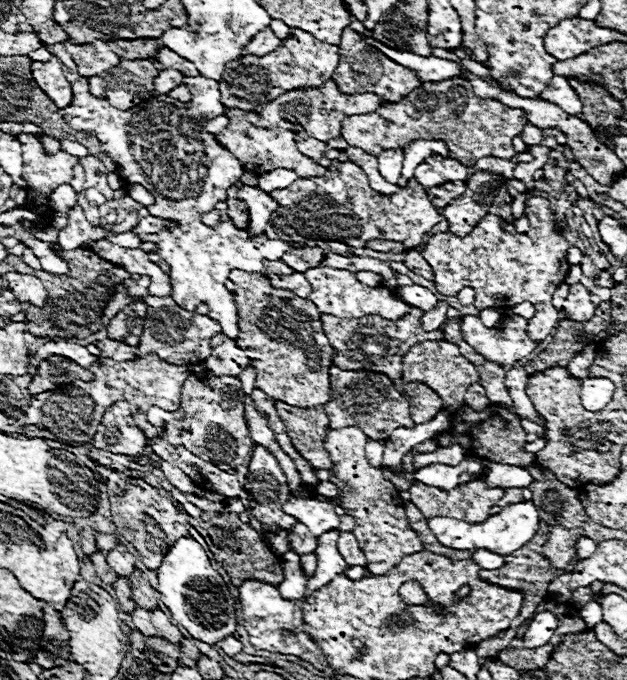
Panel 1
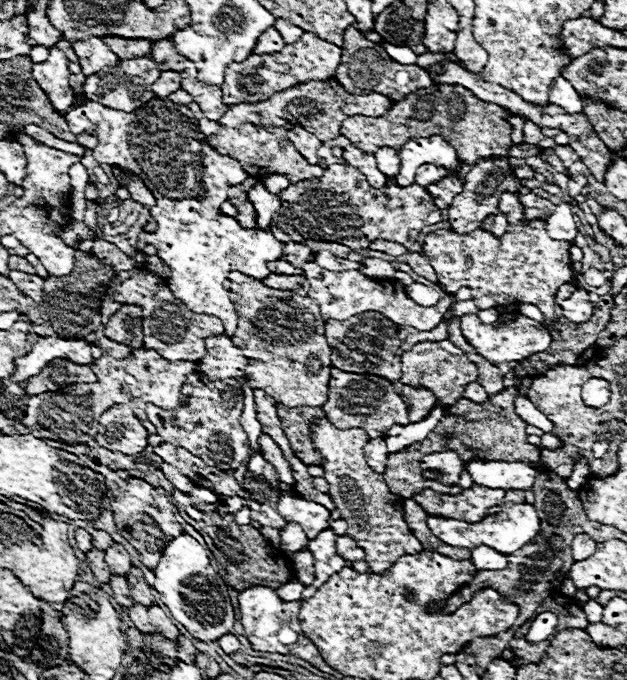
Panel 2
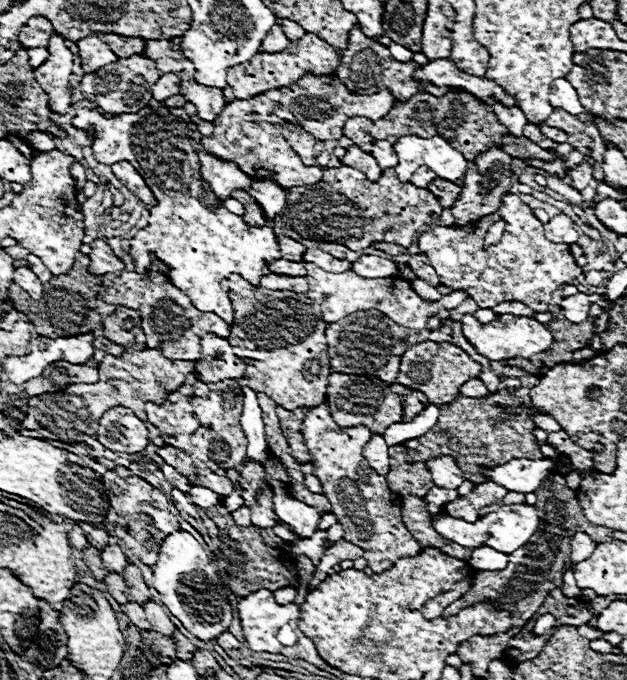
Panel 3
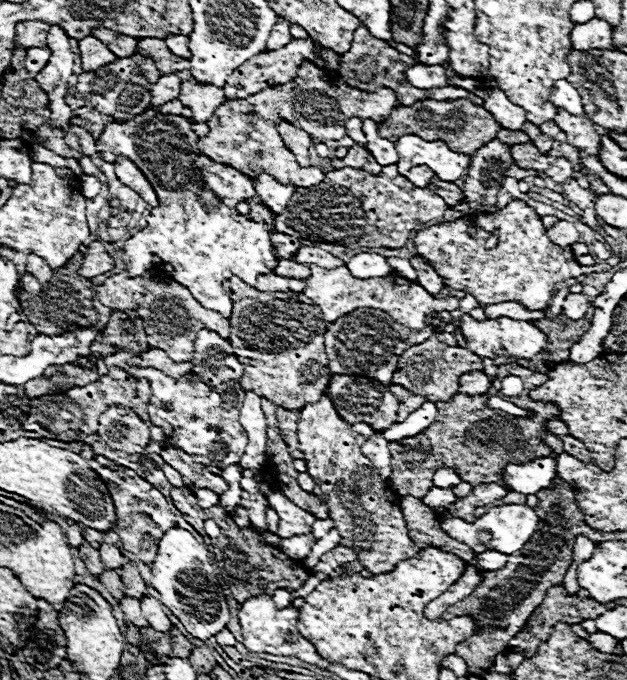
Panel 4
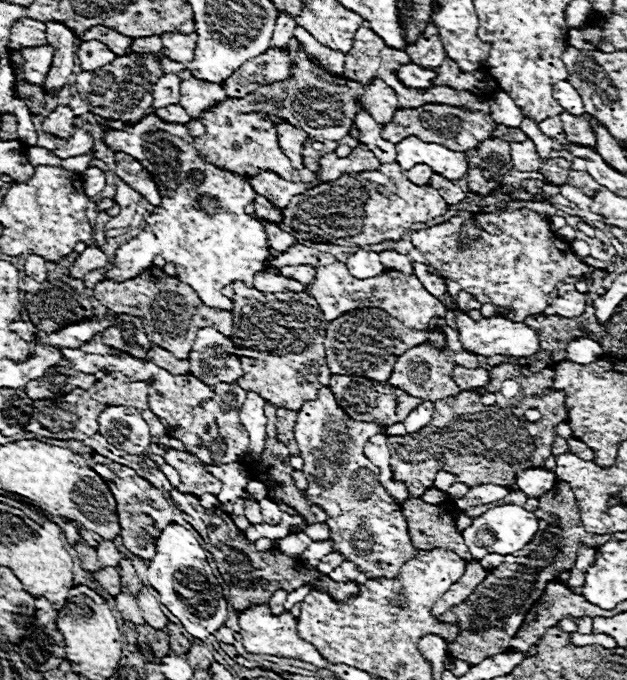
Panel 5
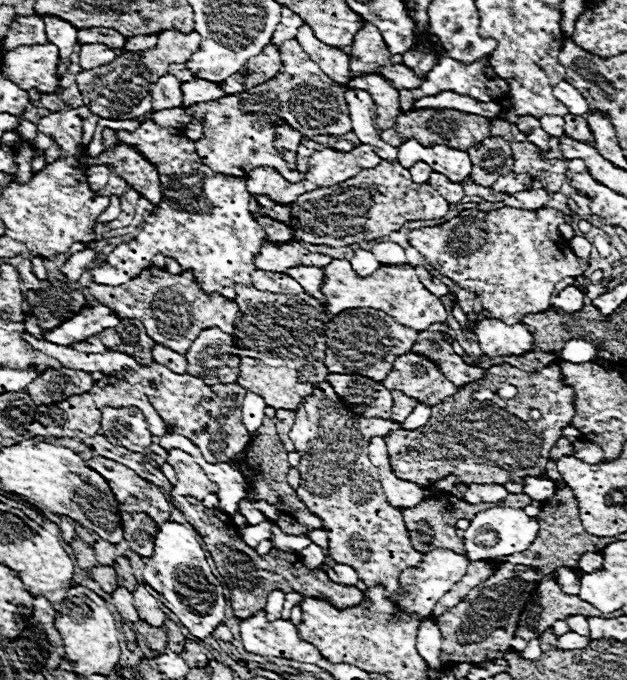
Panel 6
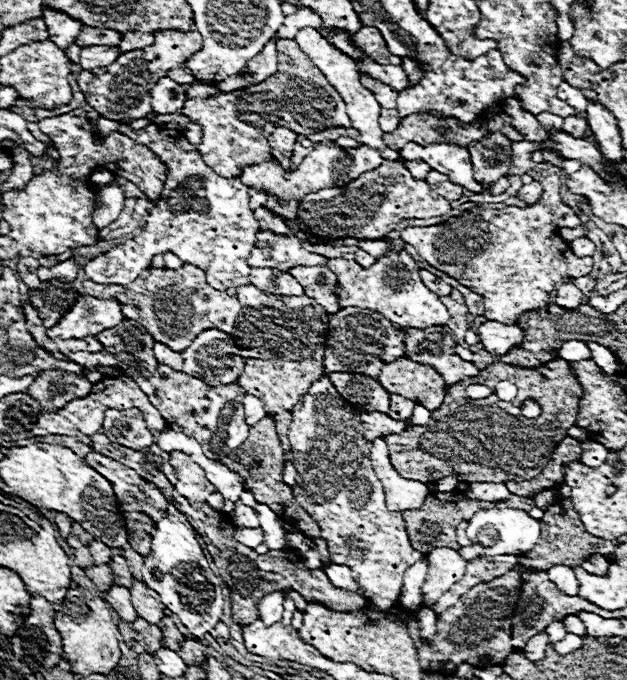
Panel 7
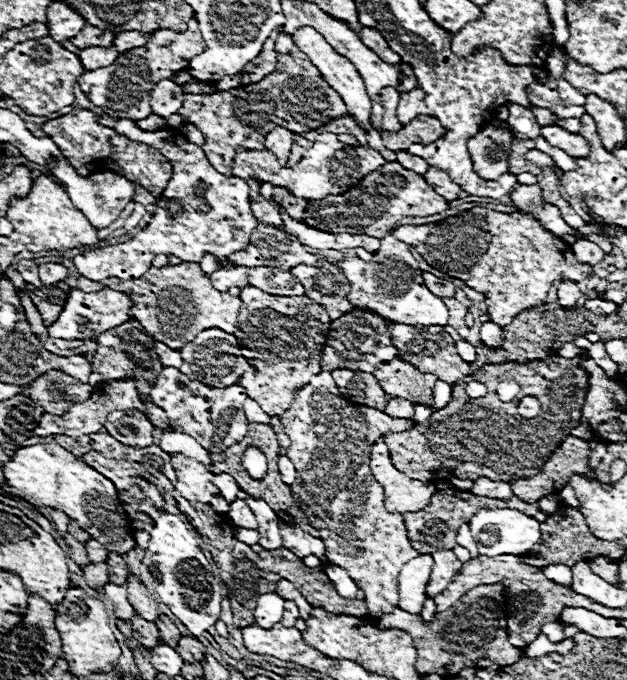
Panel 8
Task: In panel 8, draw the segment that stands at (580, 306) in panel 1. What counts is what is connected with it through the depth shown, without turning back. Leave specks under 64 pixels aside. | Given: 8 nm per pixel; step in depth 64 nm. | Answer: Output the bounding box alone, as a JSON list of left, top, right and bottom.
[558,280,582,308]

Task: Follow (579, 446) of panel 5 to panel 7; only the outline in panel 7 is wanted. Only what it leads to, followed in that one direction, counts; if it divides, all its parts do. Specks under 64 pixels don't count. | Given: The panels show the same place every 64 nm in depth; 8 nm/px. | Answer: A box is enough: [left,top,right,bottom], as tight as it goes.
[582,440,608,468]

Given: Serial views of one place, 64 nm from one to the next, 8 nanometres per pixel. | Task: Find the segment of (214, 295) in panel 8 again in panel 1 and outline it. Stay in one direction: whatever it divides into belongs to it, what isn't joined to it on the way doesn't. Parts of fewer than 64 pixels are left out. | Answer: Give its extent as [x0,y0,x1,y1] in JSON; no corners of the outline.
[126,276,222,364]

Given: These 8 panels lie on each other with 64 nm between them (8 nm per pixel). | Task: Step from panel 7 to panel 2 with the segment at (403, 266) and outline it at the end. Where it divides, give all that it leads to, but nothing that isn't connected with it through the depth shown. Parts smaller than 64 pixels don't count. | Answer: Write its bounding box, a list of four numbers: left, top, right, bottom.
[304,262,470,330]

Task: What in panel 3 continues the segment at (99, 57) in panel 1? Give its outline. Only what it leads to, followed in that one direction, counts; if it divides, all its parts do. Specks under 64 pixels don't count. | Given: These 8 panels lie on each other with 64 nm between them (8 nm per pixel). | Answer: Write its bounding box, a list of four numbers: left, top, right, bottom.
[78,34,118,72]

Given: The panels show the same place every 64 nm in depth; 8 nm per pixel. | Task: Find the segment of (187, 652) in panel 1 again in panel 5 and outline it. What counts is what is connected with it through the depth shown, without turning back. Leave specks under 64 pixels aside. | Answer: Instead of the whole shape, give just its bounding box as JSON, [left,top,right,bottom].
[166,622,190,654]

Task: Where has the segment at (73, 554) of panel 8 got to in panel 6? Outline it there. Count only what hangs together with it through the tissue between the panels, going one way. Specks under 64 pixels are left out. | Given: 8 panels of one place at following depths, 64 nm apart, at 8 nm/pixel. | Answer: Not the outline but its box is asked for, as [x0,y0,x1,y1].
[70,538,98,570]

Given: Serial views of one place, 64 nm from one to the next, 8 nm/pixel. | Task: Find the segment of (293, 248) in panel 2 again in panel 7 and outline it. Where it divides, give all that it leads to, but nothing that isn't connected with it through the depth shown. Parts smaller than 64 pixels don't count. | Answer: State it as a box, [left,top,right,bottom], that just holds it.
[254,206,292,234]

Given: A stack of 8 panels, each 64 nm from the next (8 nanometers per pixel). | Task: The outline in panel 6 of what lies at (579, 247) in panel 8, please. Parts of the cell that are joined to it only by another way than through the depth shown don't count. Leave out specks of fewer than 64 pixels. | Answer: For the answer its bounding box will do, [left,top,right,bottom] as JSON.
[570,236,592,258]

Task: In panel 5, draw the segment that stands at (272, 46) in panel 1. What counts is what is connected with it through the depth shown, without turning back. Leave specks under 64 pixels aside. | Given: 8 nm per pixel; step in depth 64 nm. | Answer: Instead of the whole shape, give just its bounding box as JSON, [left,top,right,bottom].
[270,12,296,48]

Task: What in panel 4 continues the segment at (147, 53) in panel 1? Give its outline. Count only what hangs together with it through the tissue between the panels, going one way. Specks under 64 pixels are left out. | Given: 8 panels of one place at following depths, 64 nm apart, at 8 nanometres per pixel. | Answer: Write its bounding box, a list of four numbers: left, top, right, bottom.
[90,28,136,58]

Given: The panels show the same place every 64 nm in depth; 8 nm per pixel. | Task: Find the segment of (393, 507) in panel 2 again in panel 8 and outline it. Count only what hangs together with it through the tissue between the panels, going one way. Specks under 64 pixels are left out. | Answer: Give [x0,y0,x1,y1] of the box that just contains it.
[278,372,416,616]

